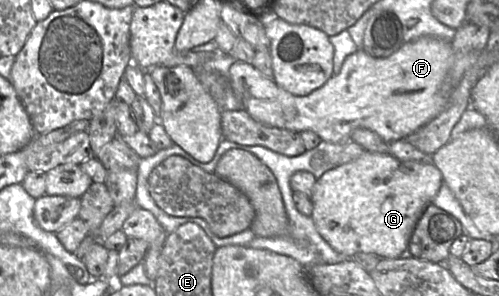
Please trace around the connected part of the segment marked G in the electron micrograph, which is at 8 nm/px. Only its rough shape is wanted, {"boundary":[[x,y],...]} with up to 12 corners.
{"boundary":[[365,150],[316,180],[338,253],[402,257],[442,185],[433,163]]}

